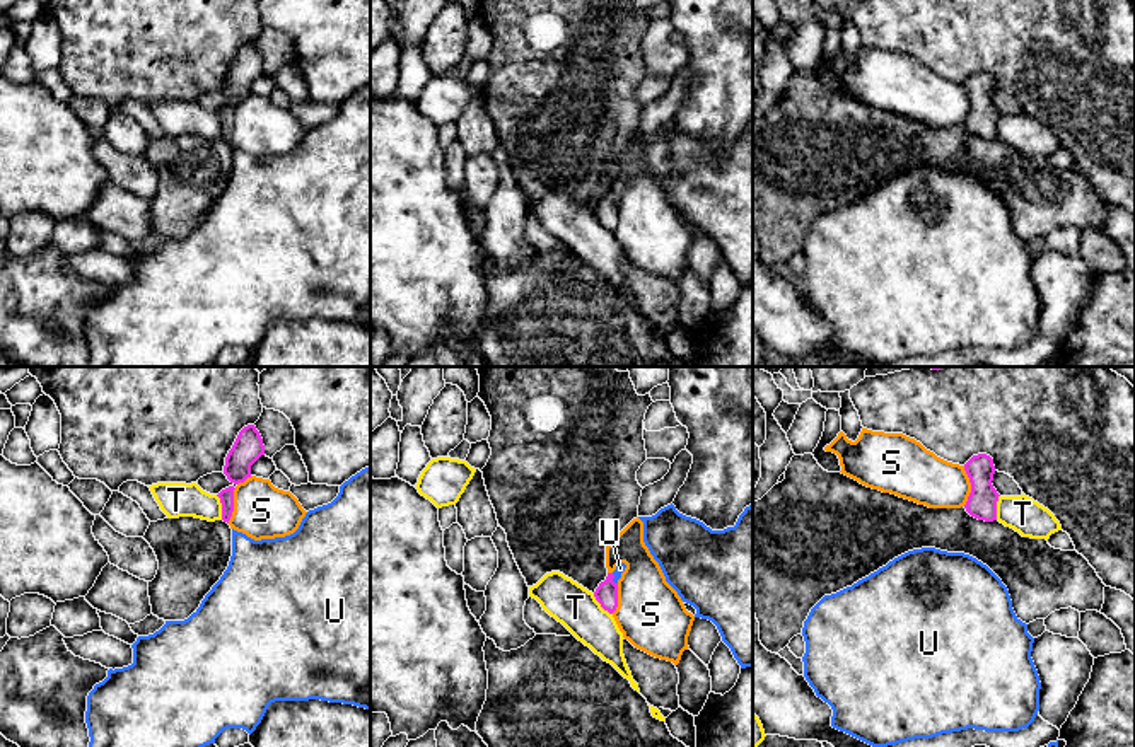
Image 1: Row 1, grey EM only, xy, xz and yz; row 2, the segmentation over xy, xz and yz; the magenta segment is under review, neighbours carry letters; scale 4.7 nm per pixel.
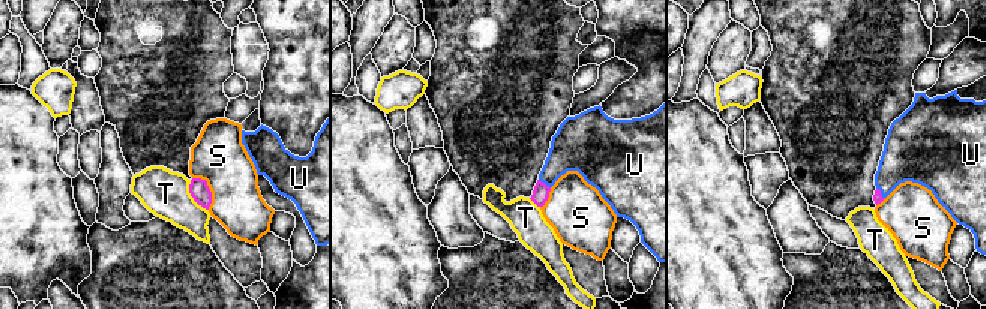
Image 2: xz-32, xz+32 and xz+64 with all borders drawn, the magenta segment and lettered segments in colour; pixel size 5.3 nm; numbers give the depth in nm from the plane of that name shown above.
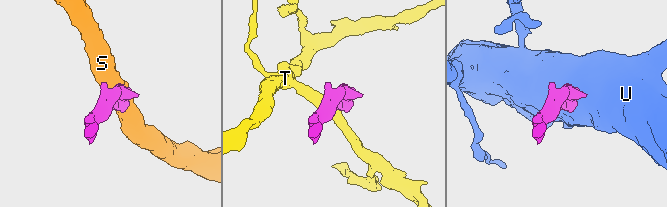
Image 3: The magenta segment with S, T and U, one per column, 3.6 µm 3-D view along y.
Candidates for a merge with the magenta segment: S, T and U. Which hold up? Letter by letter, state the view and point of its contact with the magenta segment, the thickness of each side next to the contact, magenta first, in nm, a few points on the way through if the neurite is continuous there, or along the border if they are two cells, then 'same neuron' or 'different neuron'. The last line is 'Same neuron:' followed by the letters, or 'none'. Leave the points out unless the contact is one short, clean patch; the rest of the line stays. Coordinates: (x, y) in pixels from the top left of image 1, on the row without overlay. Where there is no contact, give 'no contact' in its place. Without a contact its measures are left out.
S: yz (972, 104) | 140/240 nm | along yz (963, 84), (970, 101), (970, 113), (965, 123) | different neuron
T: xy (222, 125) | 70/160 nm | along xy (215, 113), (221, 121), (222, 137) | different neuron
U: xz (613, 195) | 110/50 nm | across xz (606, 212), (613, 195), (620, 186) | same neuron
Same neuron: U

